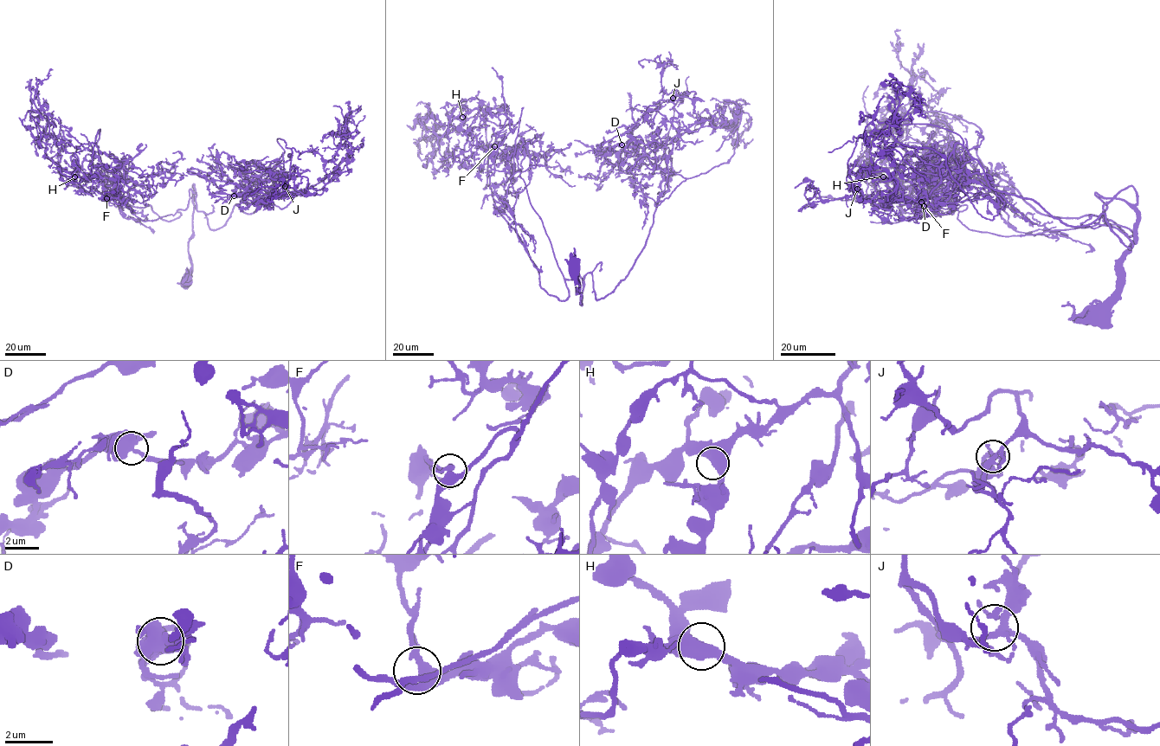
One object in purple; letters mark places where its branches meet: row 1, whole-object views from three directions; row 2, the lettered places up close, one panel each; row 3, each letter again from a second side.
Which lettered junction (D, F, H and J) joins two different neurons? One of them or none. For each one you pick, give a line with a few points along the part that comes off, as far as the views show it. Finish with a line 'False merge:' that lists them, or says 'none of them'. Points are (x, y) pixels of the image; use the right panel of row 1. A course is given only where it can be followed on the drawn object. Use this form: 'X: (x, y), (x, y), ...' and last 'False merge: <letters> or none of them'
False merge: none of them

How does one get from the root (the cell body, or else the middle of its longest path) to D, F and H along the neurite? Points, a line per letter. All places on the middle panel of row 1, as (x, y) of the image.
D: (575, 273), (582, 303), (587, 273), (597, 299), (612, 292), (645, 245), (667, 190), (642, 143), (621, 144)
F: (575, 273), (582, 303), (577, 273), (564, 280), (565, 299), (540, 286), (495, 205), (494, 146)
H: (575, 273), (582, 303), (577, 273), (564, 280), (565, 299), (540, 286), (484, 189), (480, 105), (462, 117)

